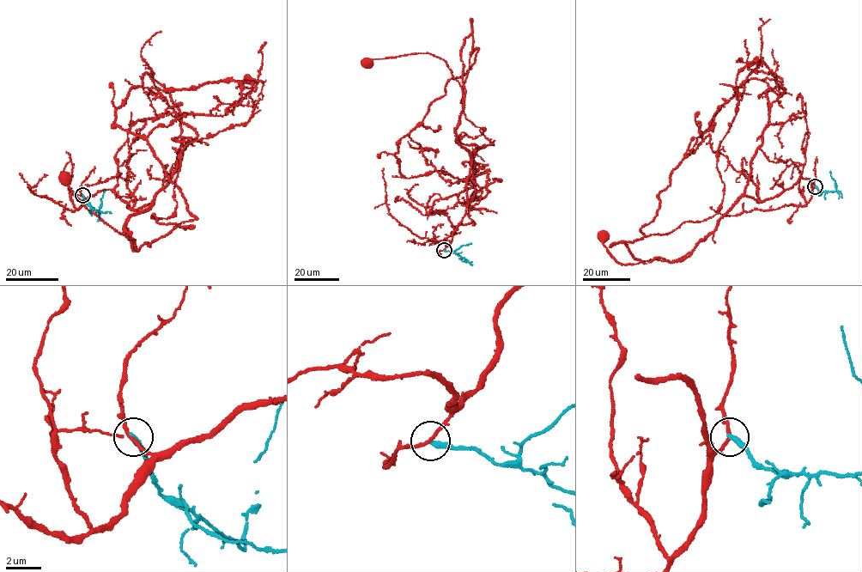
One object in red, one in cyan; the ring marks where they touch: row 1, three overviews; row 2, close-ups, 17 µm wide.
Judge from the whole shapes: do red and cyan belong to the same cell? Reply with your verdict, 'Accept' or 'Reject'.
Reject

